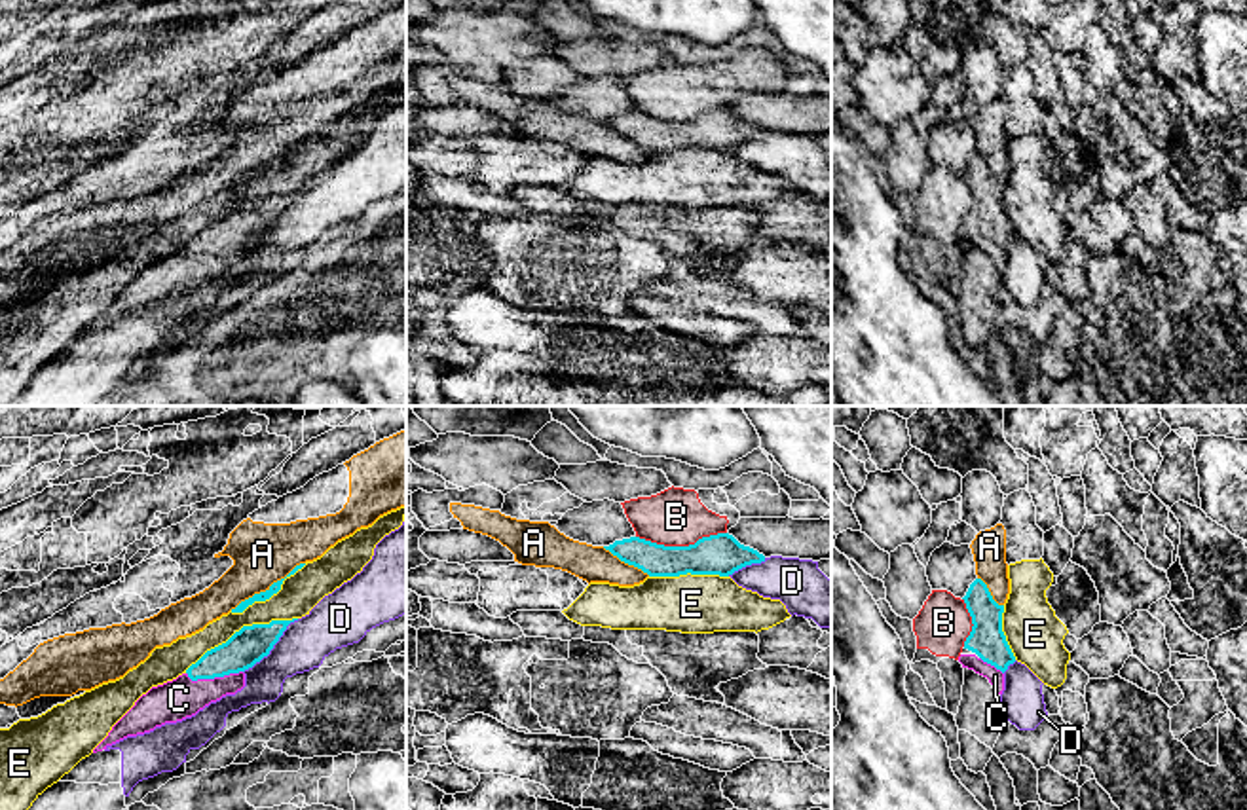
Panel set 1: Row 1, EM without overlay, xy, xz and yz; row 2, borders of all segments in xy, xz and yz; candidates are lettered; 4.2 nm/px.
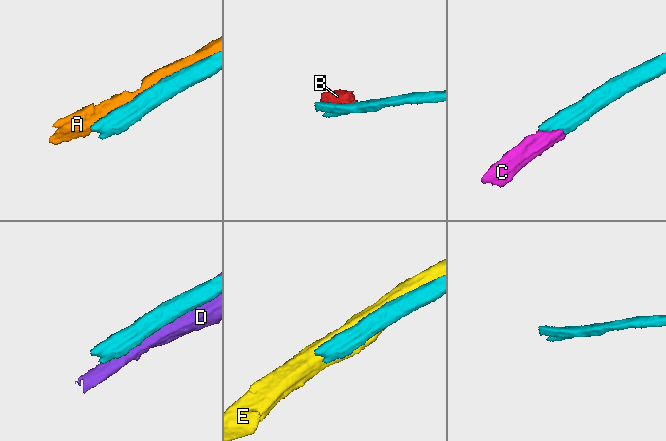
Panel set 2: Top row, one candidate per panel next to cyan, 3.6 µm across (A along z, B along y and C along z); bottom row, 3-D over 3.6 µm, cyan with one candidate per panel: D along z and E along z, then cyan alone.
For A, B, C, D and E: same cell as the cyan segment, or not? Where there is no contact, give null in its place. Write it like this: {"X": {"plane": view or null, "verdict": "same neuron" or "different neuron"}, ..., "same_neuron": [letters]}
{"A": {"plane": "xy", "verdict": "different neuron"}, "B": {"plane": "xz", "verdict": "different neuron"}, "C": {"plane": "xy", "verdict": "same neuron"}, "D": {"plane": "xy", "verdict": "different neuron"}, "E": {"plane": "xy", "verdict": "different neuron"}, "same_neuron": ["C"]}

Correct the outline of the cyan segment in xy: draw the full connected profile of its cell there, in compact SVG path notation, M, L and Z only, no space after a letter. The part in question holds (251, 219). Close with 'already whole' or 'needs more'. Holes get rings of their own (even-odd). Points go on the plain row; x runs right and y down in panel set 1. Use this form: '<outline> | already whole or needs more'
M292 195L243 201L226 218L207 226L182 250L152 262L112 302L93 328L127 313L195 290L211 277L235 269L245 262L245 245L270 230Z | needs more

